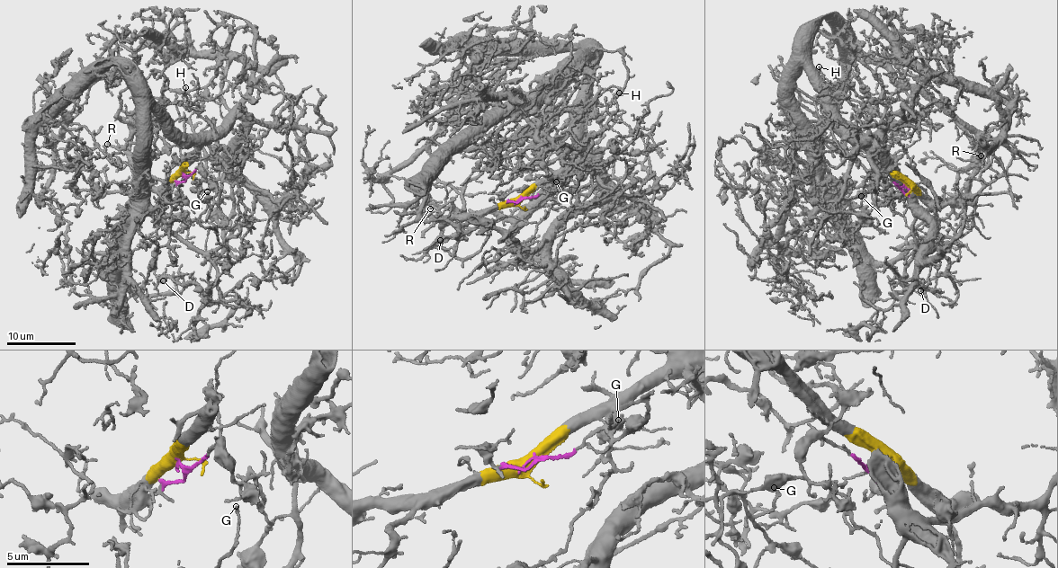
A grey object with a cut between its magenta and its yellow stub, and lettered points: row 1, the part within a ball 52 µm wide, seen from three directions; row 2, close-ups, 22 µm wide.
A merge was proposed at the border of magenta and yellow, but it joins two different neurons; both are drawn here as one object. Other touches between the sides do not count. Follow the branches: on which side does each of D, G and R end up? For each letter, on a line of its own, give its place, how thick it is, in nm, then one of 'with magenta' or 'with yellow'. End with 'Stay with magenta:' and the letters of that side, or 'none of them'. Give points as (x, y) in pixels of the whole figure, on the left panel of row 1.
D: place (163, 280); calibre 100 nm; with yellow
G: place (207, 191); calibre 150 nm; with magenta
R: place (107, 144); calibre 130 nm; with yellow
Stay with magenta: G

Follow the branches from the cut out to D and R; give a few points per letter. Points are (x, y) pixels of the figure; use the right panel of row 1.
D: (906, 185), (803, 68), (793, 99), (832, 220), (887, 263), (893, 295), (919, 291)
R: (906, 185), (936, 201), (942, 197), (960, 199), (974, 172), (975, 158), (981, 155)

